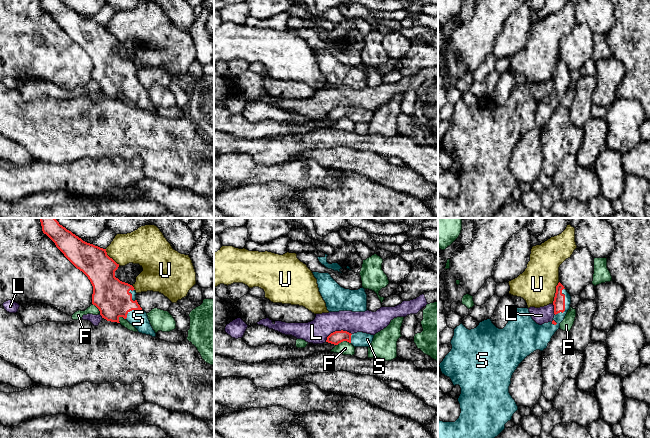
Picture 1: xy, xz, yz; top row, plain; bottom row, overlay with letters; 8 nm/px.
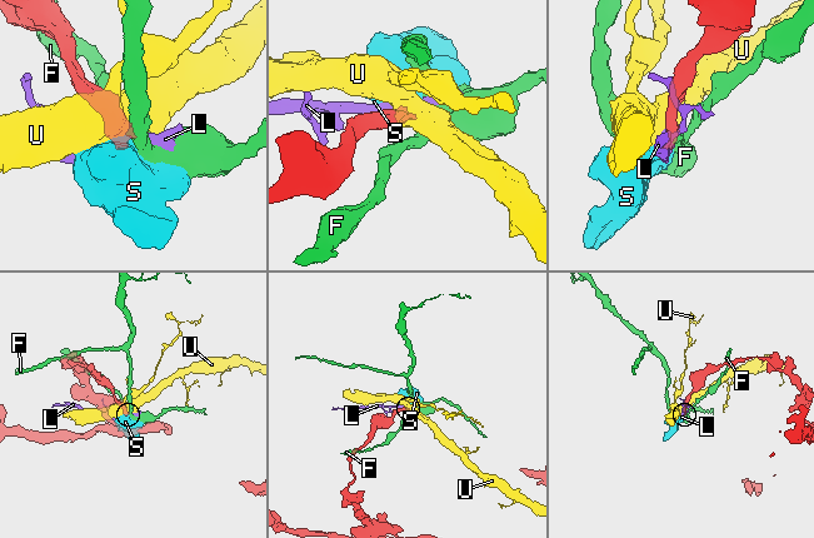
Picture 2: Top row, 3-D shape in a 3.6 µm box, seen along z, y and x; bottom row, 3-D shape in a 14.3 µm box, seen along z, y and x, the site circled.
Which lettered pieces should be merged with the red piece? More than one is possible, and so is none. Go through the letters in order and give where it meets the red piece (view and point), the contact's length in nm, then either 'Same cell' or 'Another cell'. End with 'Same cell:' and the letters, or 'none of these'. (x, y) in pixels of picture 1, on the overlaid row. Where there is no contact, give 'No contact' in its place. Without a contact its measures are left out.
F: Touches red at xz (343, 340). Shared border 120 nm. Another cell
L: Touches red at xz (337, 331). Shared border 220 nm. Another cell
S: Touches red at yz (564, 304). Shared border 240 nm. Same cell
U: Touches red at yz (556, 292). Shared border 180 nm. Another cell
Same cell: S

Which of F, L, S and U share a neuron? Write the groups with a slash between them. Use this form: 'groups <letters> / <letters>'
groups F / L / S / U

